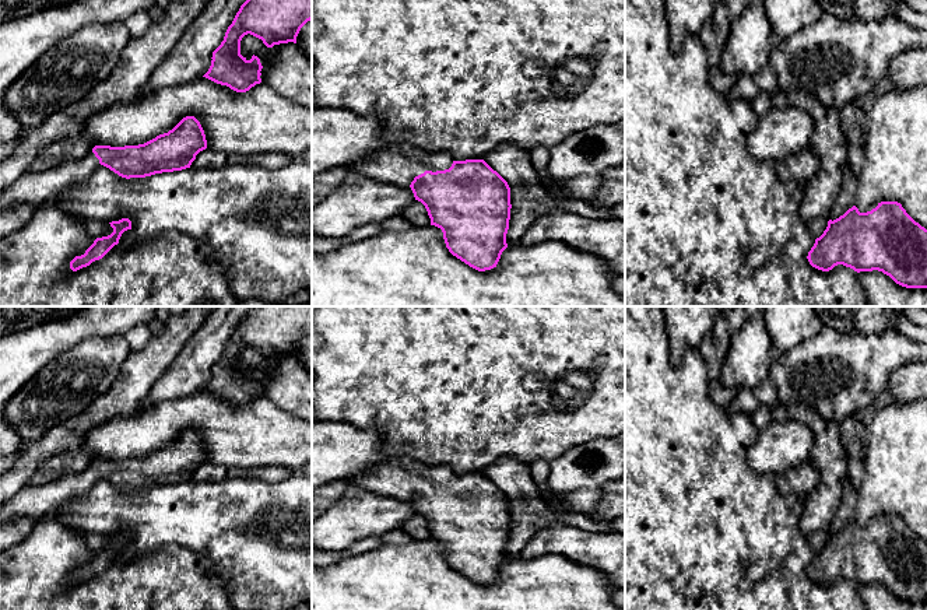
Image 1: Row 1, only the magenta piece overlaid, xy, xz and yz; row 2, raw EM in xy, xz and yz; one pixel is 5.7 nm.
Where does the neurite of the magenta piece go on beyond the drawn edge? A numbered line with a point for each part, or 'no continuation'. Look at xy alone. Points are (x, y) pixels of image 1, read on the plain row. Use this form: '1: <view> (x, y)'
1: xy (34, 501)

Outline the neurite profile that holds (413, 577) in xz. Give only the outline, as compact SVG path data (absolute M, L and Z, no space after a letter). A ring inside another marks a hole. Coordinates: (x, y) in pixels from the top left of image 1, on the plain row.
M435 539L414 540L404 546L383 544L327 567L312 564L312 610L622 610L612 600L617 590L619 589L594 568L579 565L559 554L506 561L494 582L478 585L449 565L442 543Z

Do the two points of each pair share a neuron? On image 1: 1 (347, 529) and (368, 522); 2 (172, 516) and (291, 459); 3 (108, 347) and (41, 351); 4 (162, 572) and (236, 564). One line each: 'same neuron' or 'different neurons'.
1: same neuron
2: different neurons
3: different neurons
4: different neurons

